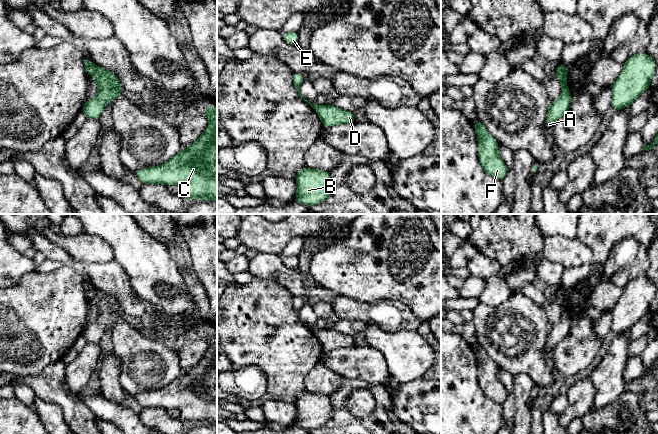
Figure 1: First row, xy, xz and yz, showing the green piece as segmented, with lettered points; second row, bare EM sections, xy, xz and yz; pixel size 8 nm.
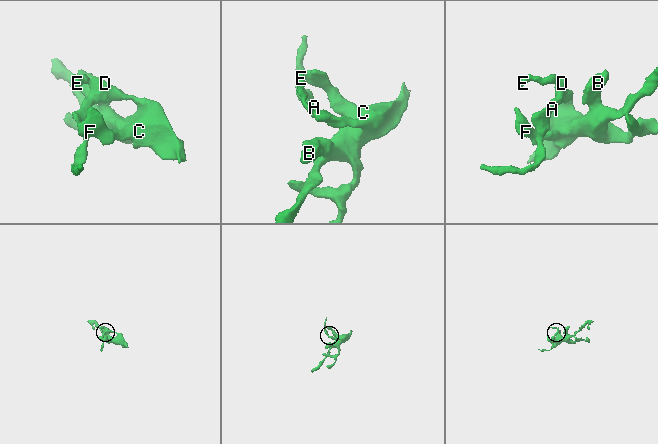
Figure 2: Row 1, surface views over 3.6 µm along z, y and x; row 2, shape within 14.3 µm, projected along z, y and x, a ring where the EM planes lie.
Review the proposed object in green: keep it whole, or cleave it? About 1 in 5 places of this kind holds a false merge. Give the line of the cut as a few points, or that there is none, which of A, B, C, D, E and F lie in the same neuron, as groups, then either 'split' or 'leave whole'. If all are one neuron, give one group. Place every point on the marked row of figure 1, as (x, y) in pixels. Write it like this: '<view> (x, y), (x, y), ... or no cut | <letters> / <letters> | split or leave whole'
xy (95, 66), (94, 72), (91, 75) | A B C D F / E | split

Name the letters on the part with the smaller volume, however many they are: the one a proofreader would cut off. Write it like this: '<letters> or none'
E

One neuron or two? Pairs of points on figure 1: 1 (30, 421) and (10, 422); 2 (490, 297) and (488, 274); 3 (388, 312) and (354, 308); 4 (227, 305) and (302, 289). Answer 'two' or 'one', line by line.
1: one
2: one
3: one
4: two

